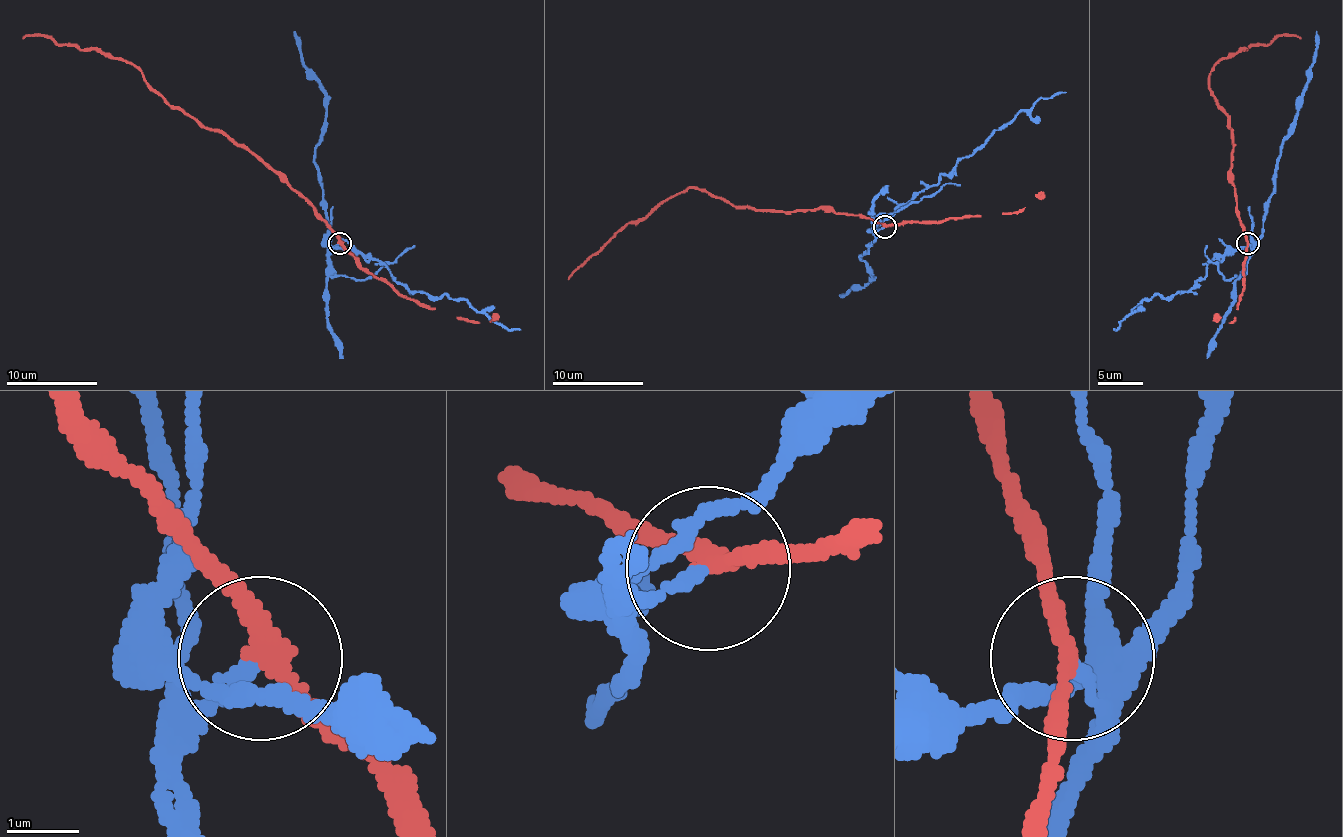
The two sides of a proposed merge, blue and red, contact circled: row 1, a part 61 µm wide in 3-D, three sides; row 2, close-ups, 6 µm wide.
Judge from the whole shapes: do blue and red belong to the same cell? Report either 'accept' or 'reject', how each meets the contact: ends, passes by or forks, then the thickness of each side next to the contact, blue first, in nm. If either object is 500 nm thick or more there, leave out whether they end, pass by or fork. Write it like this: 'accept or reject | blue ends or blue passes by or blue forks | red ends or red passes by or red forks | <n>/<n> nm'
reject | blue ends | red passes by | 160/240 nm

